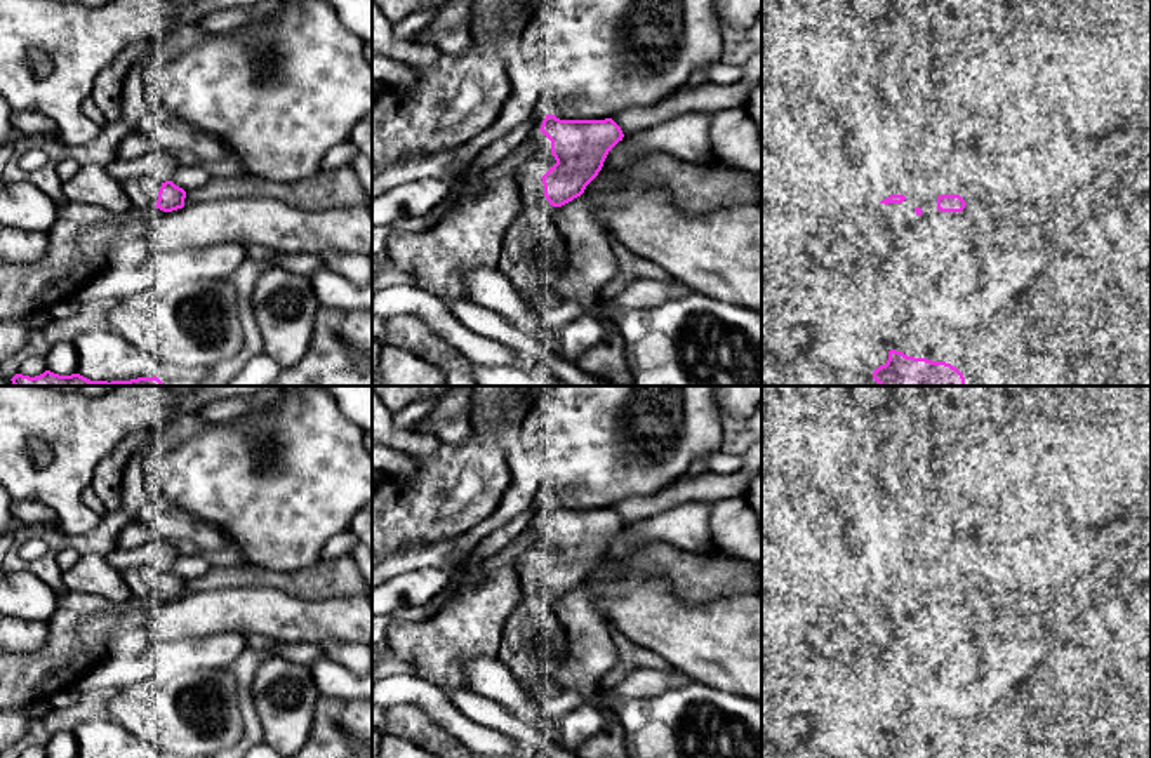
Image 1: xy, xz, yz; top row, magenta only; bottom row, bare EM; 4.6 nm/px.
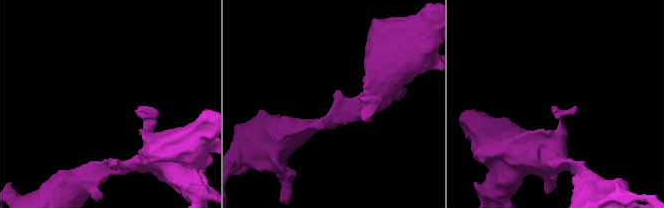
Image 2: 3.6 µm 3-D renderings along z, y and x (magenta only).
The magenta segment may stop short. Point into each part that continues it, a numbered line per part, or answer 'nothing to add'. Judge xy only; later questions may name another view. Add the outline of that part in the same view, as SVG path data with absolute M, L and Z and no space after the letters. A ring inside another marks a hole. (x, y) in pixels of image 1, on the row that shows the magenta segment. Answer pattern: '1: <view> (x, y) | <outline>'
1: xy (143, 192) | M134 177L122 183L125 195L137 209L153 209L158 200L162 181L156 177Z

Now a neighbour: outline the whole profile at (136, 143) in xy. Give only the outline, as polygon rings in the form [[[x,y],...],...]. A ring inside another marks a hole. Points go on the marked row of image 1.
[[[139,129],[132,130],[120,144],[118,144],[118,158],[132,160],[139,158],[153,148],[150,137],[146,137]]]

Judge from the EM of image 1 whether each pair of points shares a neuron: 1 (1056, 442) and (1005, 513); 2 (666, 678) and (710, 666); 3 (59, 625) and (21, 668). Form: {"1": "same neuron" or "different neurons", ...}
{"1": "different neurons", "2": "different neurons", "3": "same neuron"}

